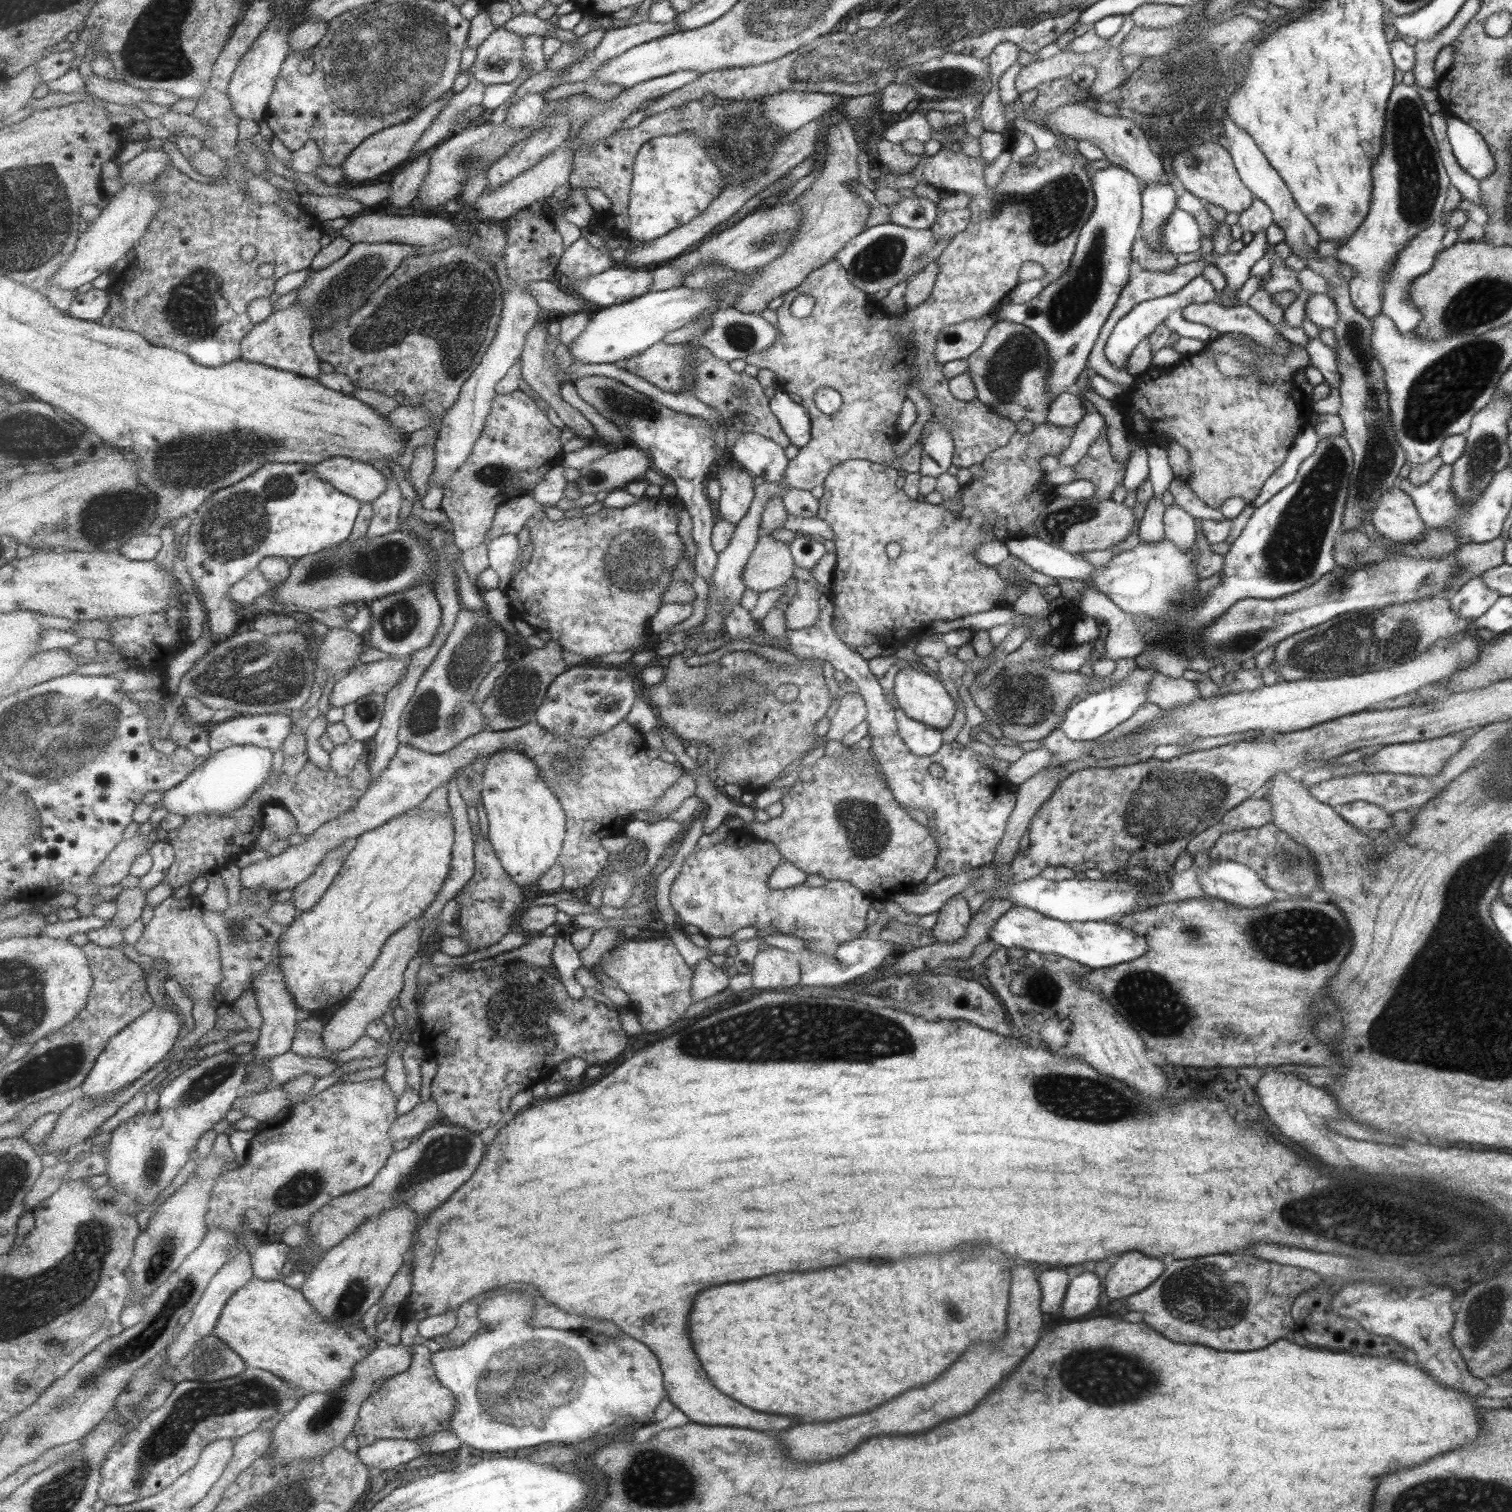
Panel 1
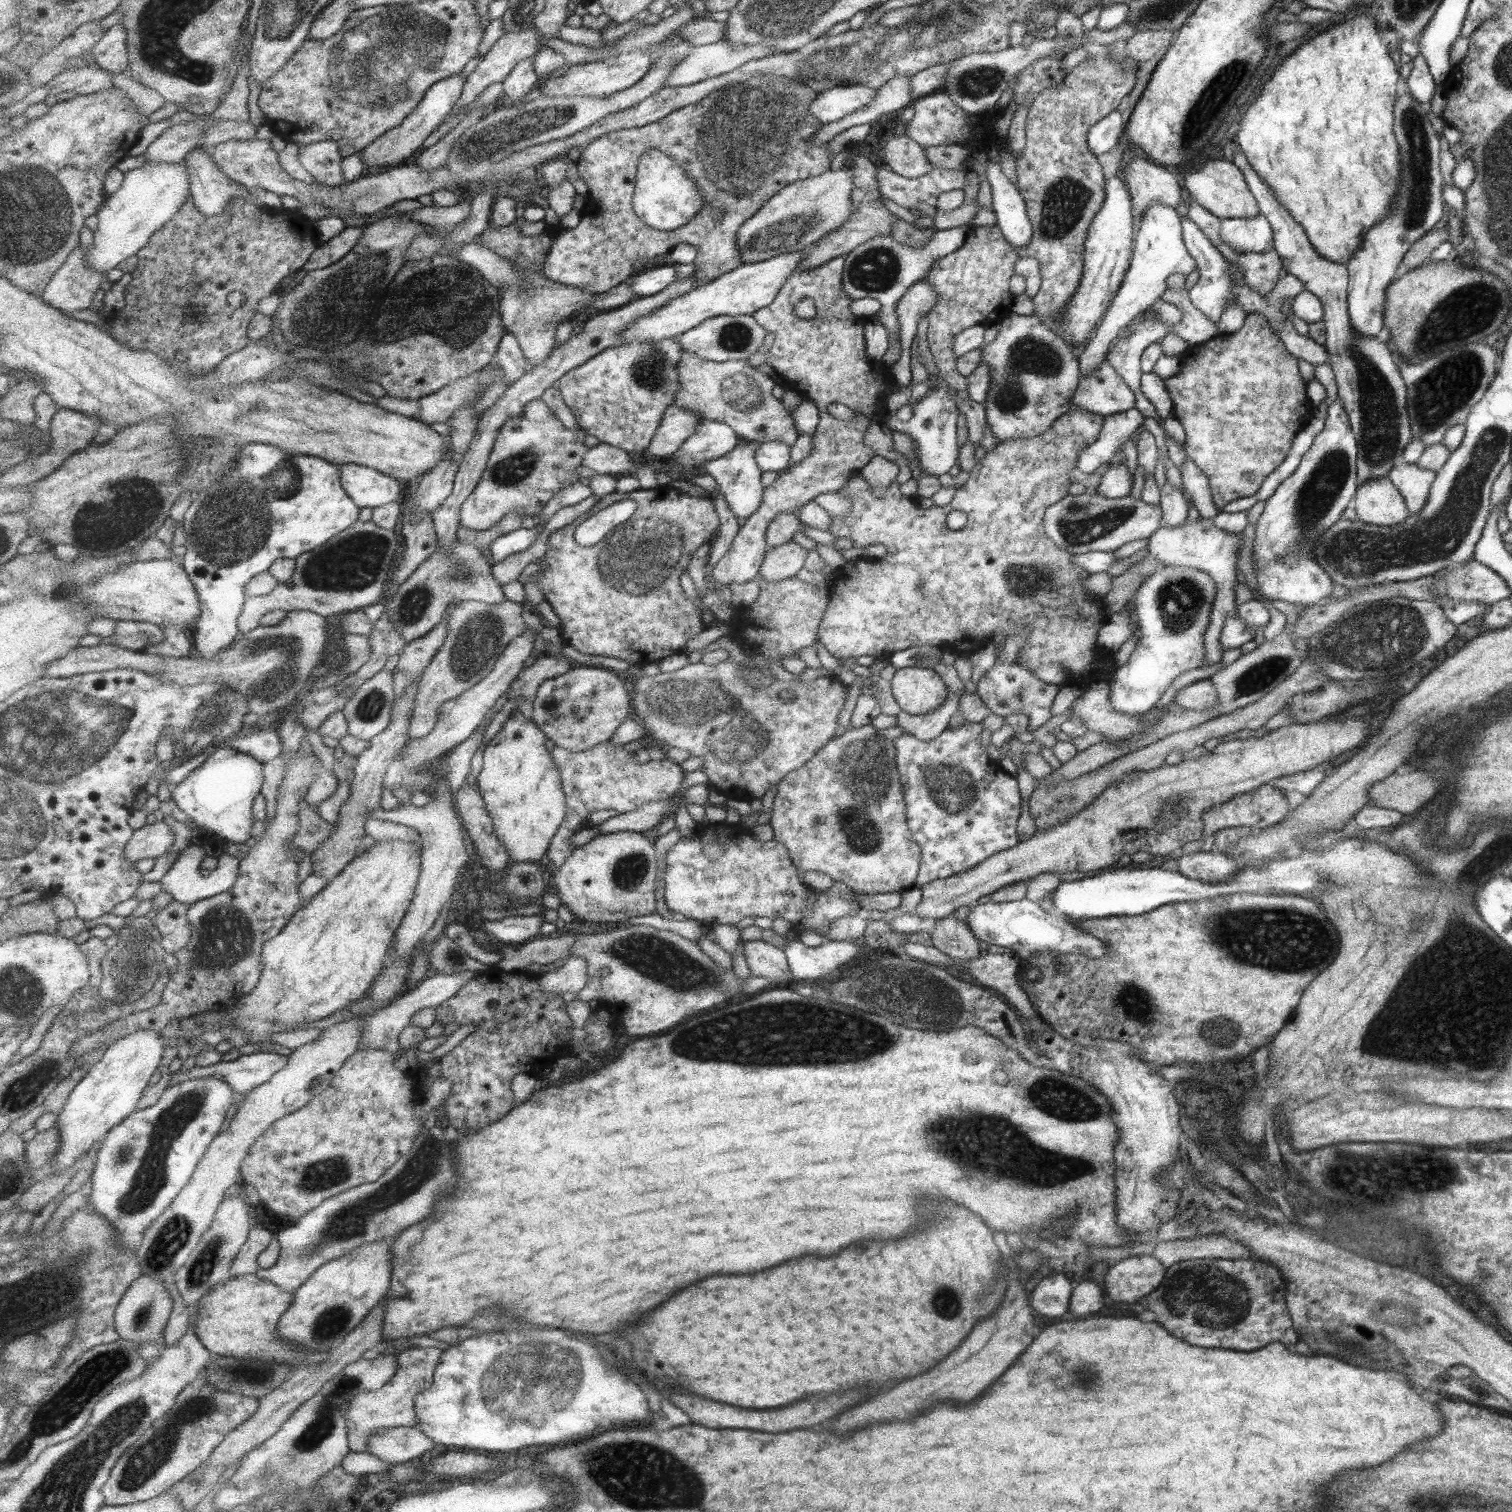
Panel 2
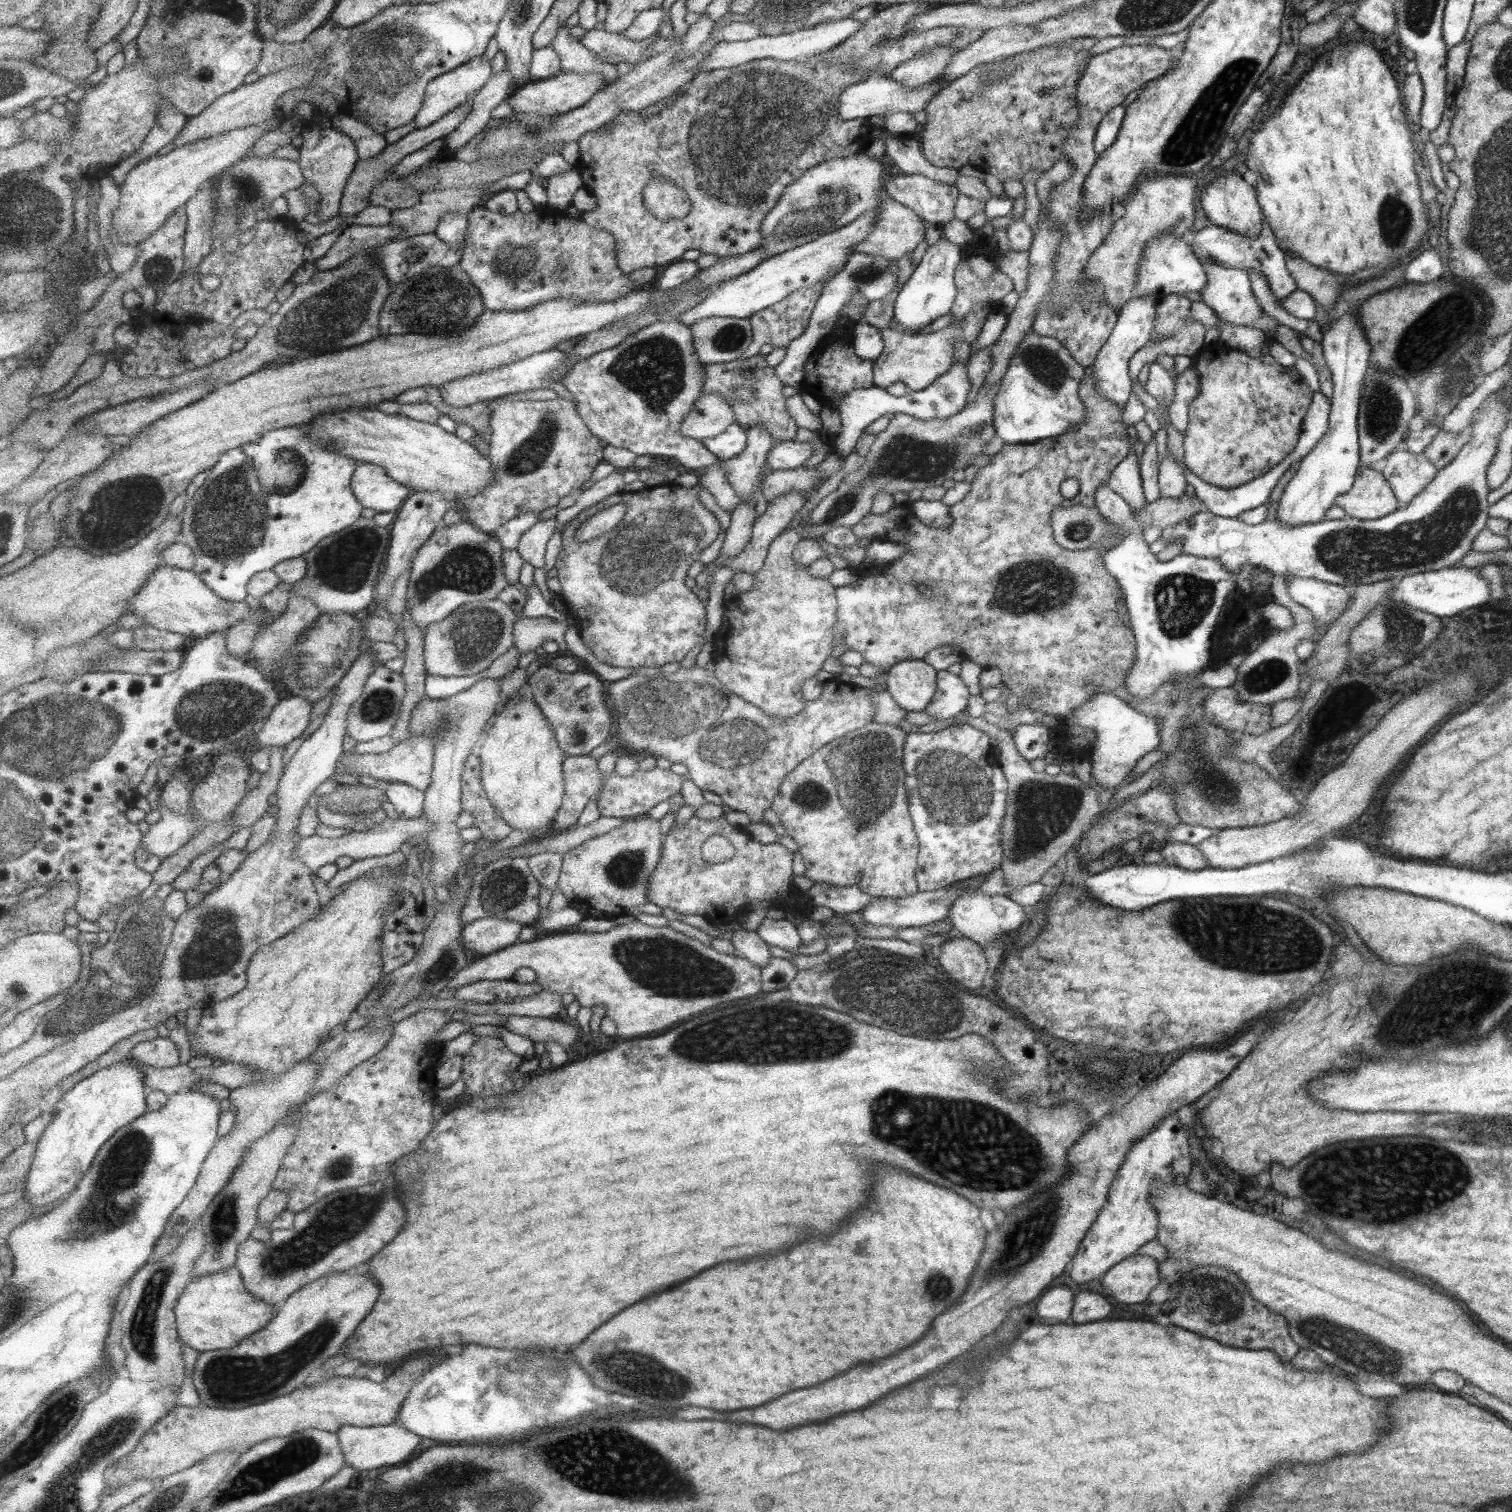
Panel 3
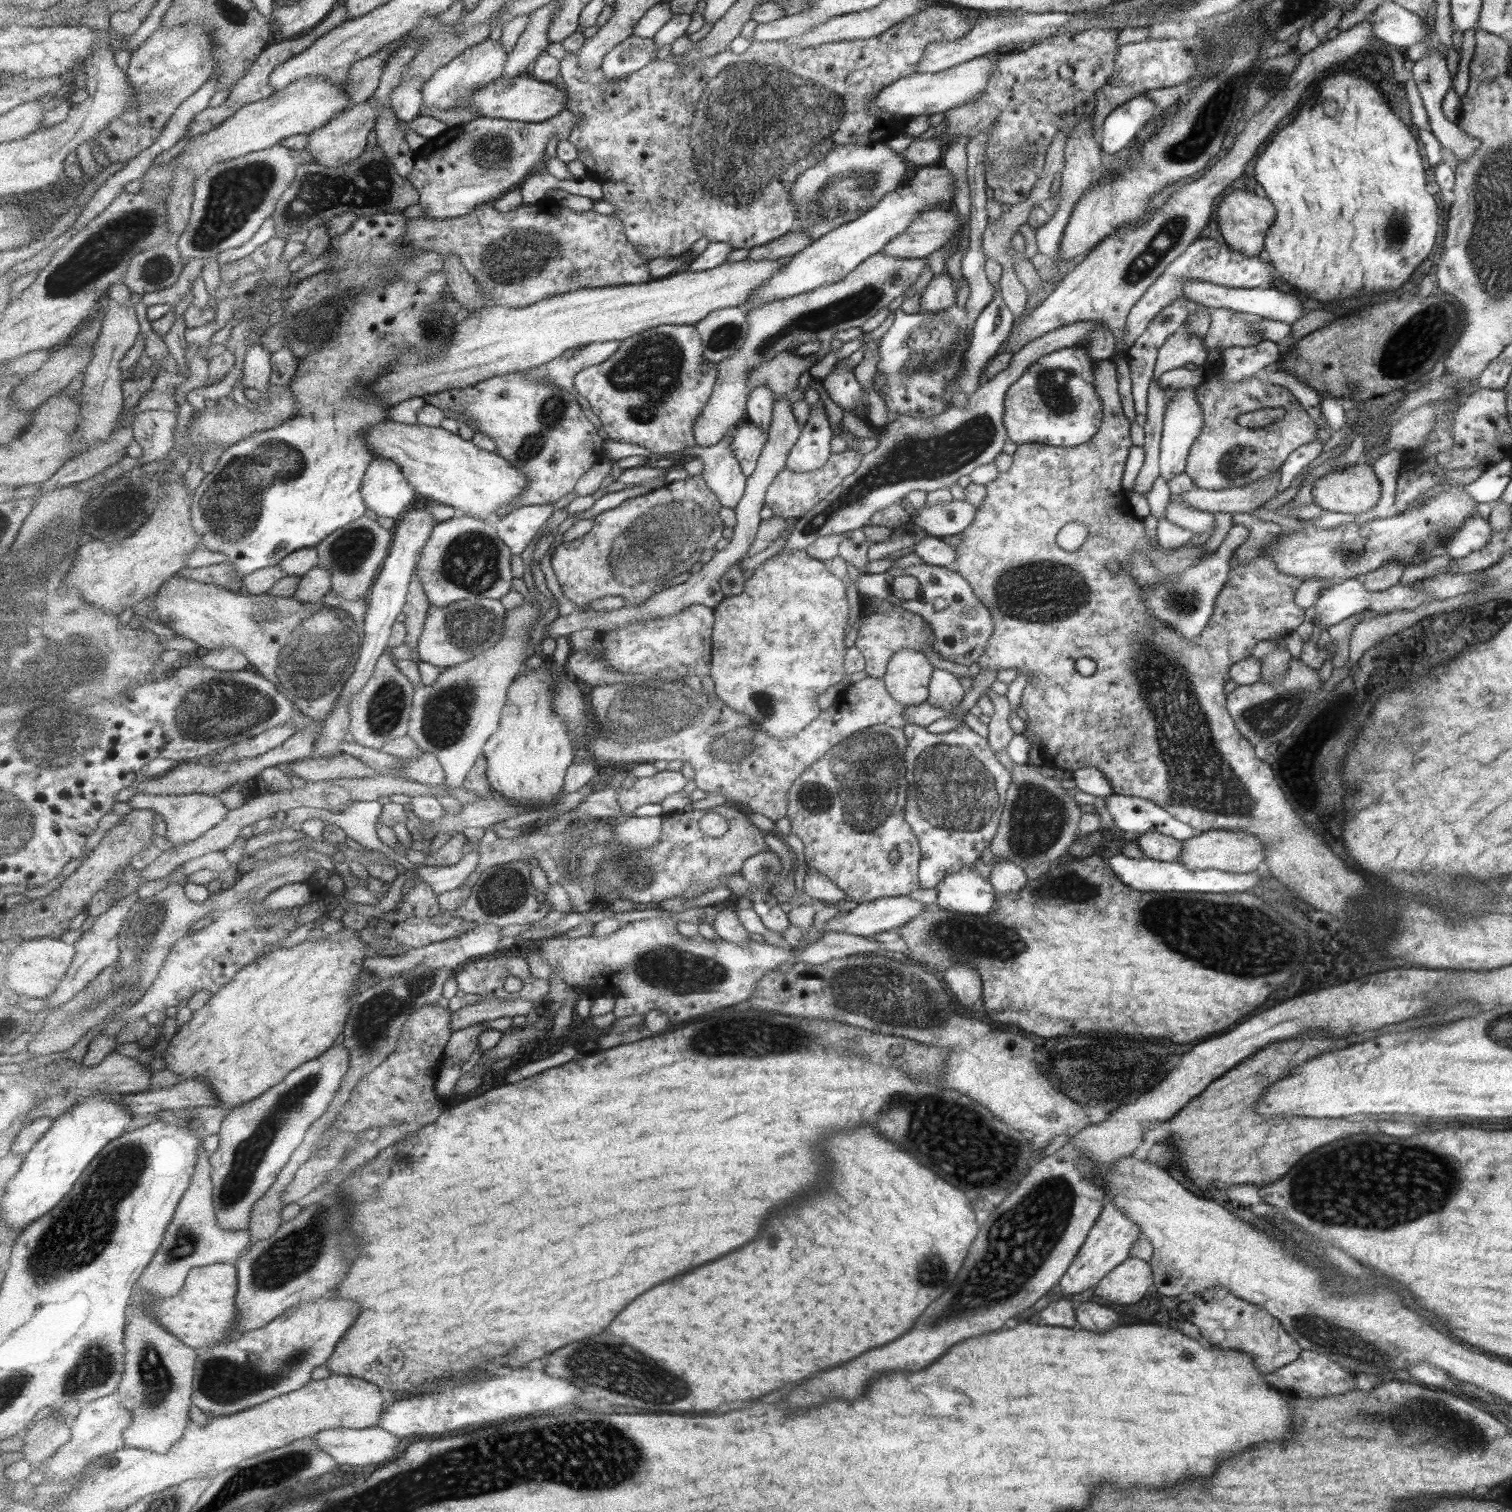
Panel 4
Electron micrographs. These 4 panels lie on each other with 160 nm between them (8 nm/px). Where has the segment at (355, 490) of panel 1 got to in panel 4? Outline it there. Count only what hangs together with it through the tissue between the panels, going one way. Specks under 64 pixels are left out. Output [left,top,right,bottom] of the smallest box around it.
[362,456,418,520]

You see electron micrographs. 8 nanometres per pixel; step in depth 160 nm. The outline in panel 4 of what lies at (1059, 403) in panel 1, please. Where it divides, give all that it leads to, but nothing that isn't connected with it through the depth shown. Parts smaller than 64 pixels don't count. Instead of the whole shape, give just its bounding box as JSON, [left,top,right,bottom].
[1110,237,1276,360]

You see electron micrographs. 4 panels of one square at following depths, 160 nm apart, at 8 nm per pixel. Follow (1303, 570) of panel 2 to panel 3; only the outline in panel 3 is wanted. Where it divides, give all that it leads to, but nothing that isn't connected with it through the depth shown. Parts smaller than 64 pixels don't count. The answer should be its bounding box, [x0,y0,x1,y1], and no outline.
[1274,307,1370,642]

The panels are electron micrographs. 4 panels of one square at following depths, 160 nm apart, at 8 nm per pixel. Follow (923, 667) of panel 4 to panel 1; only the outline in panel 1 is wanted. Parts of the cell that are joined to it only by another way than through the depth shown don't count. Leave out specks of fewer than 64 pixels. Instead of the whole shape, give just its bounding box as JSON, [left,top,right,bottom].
[892,668,955,731]

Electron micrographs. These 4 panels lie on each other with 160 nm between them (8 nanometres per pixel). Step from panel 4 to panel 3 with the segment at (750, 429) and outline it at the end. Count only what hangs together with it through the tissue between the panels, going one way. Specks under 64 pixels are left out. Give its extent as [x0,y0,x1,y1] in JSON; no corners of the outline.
[703,423,749,462]

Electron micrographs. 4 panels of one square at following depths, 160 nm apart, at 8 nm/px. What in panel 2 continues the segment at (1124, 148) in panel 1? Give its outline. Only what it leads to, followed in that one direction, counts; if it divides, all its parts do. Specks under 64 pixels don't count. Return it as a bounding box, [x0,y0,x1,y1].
[1118,157,1181,220]

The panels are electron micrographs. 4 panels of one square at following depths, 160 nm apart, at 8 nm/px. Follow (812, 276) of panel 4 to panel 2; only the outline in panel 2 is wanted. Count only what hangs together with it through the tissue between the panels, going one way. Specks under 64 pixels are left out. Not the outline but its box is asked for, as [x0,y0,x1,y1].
[622,246,811,344]

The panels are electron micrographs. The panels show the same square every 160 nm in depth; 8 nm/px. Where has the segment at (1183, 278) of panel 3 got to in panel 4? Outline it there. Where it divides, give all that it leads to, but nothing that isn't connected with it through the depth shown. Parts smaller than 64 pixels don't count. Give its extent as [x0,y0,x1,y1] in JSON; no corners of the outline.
[1182,280,1306,325]

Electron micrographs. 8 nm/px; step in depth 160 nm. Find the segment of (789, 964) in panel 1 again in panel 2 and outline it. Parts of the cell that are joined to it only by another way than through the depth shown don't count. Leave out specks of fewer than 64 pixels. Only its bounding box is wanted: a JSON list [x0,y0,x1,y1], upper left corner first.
[743,940,791,983]

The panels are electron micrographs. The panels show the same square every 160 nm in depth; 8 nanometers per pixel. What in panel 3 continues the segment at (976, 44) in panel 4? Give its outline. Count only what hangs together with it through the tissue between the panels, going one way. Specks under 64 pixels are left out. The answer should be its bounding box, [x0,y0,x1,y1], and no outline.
[889,45,957,89]

